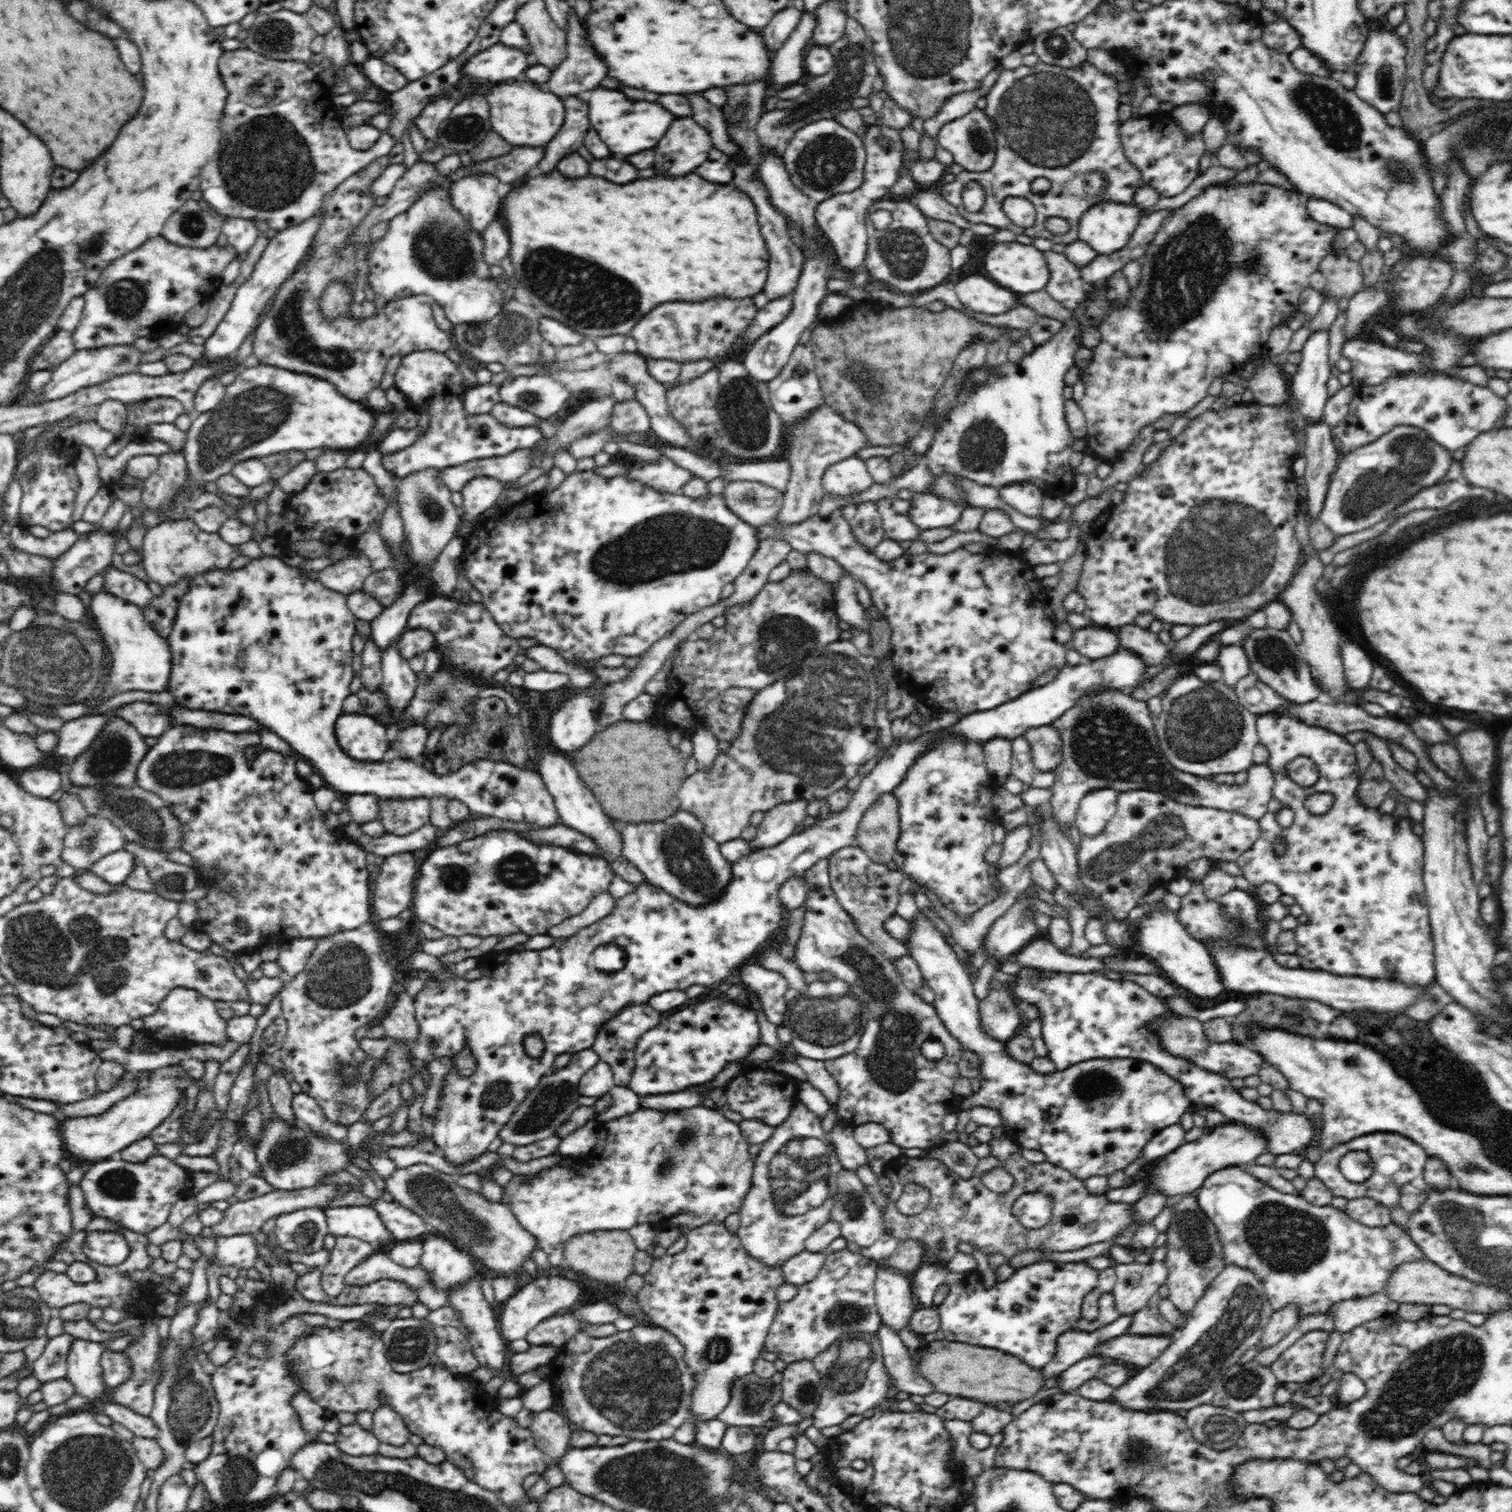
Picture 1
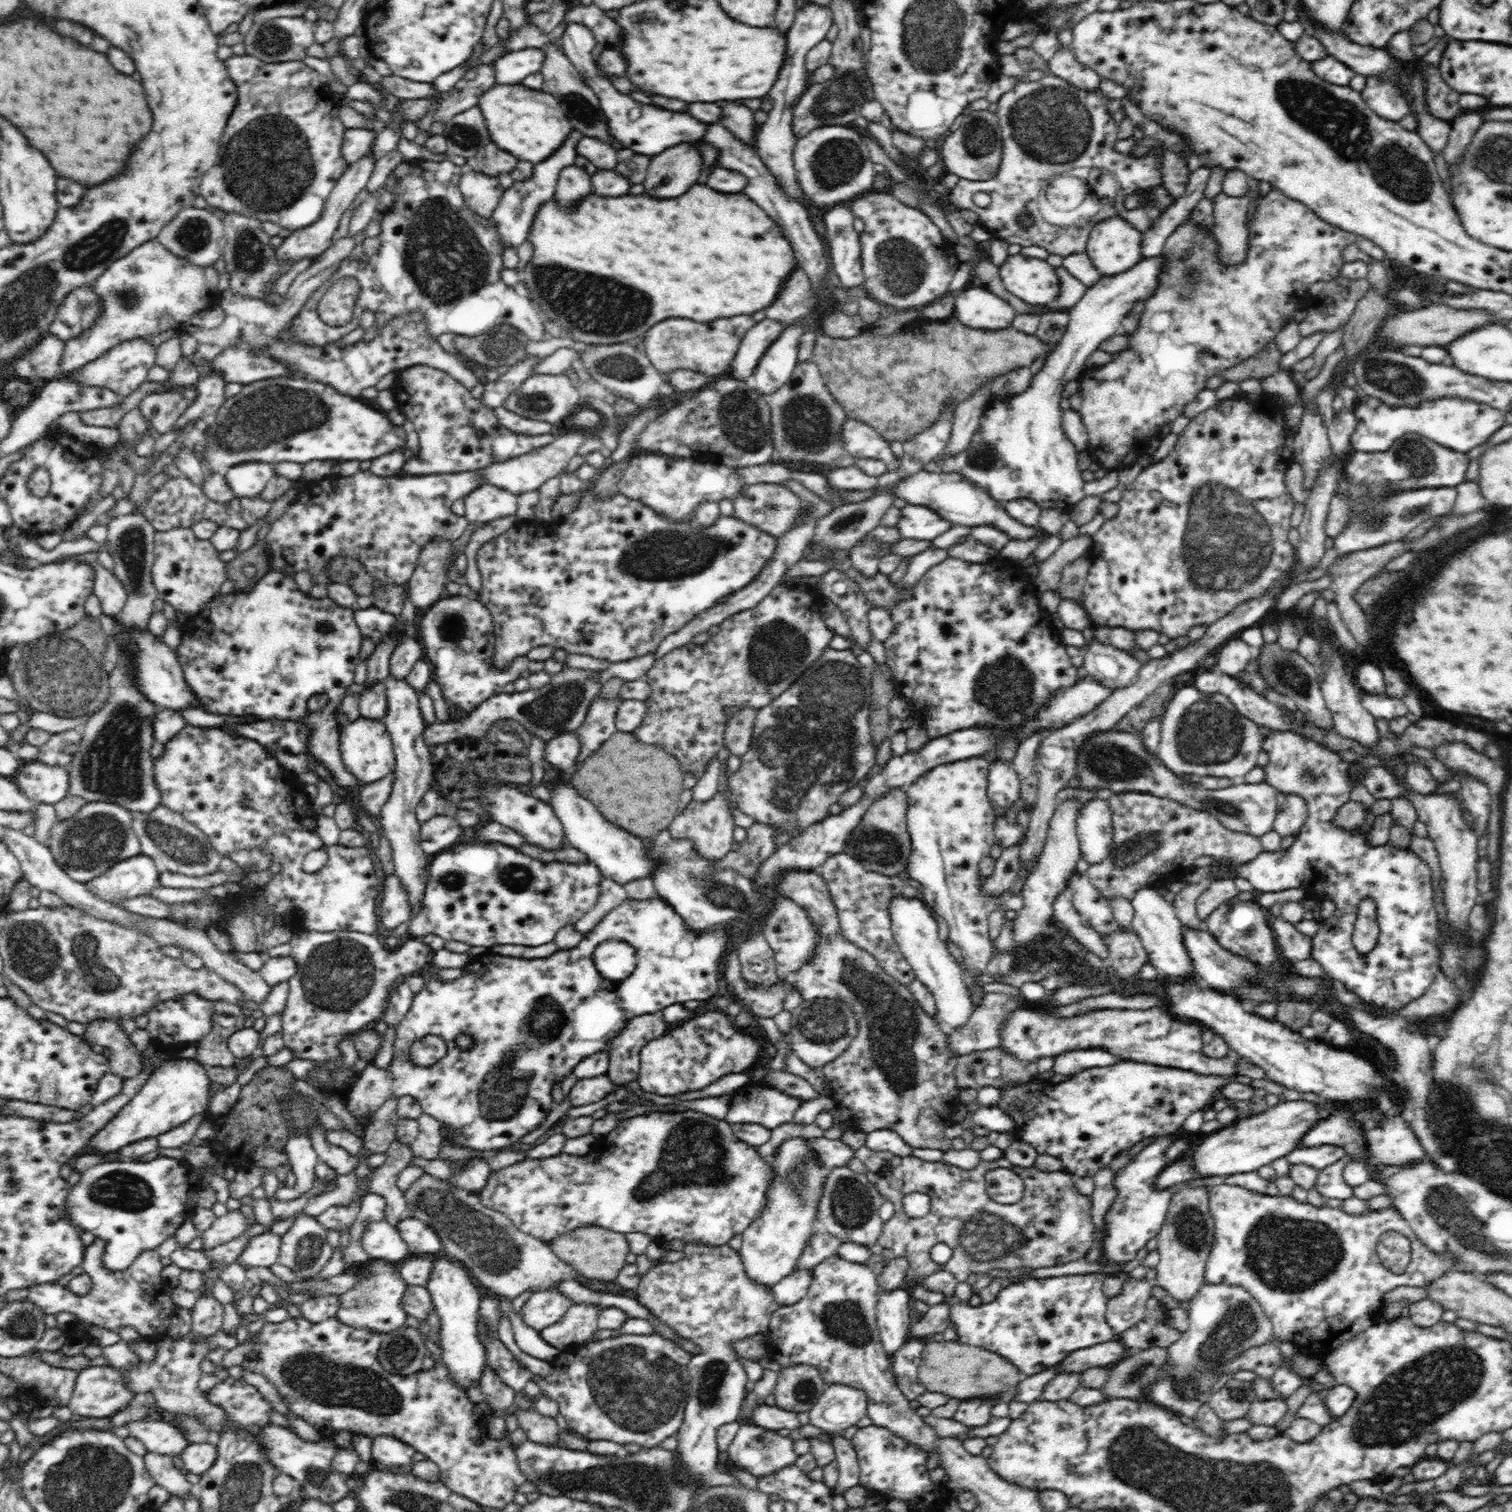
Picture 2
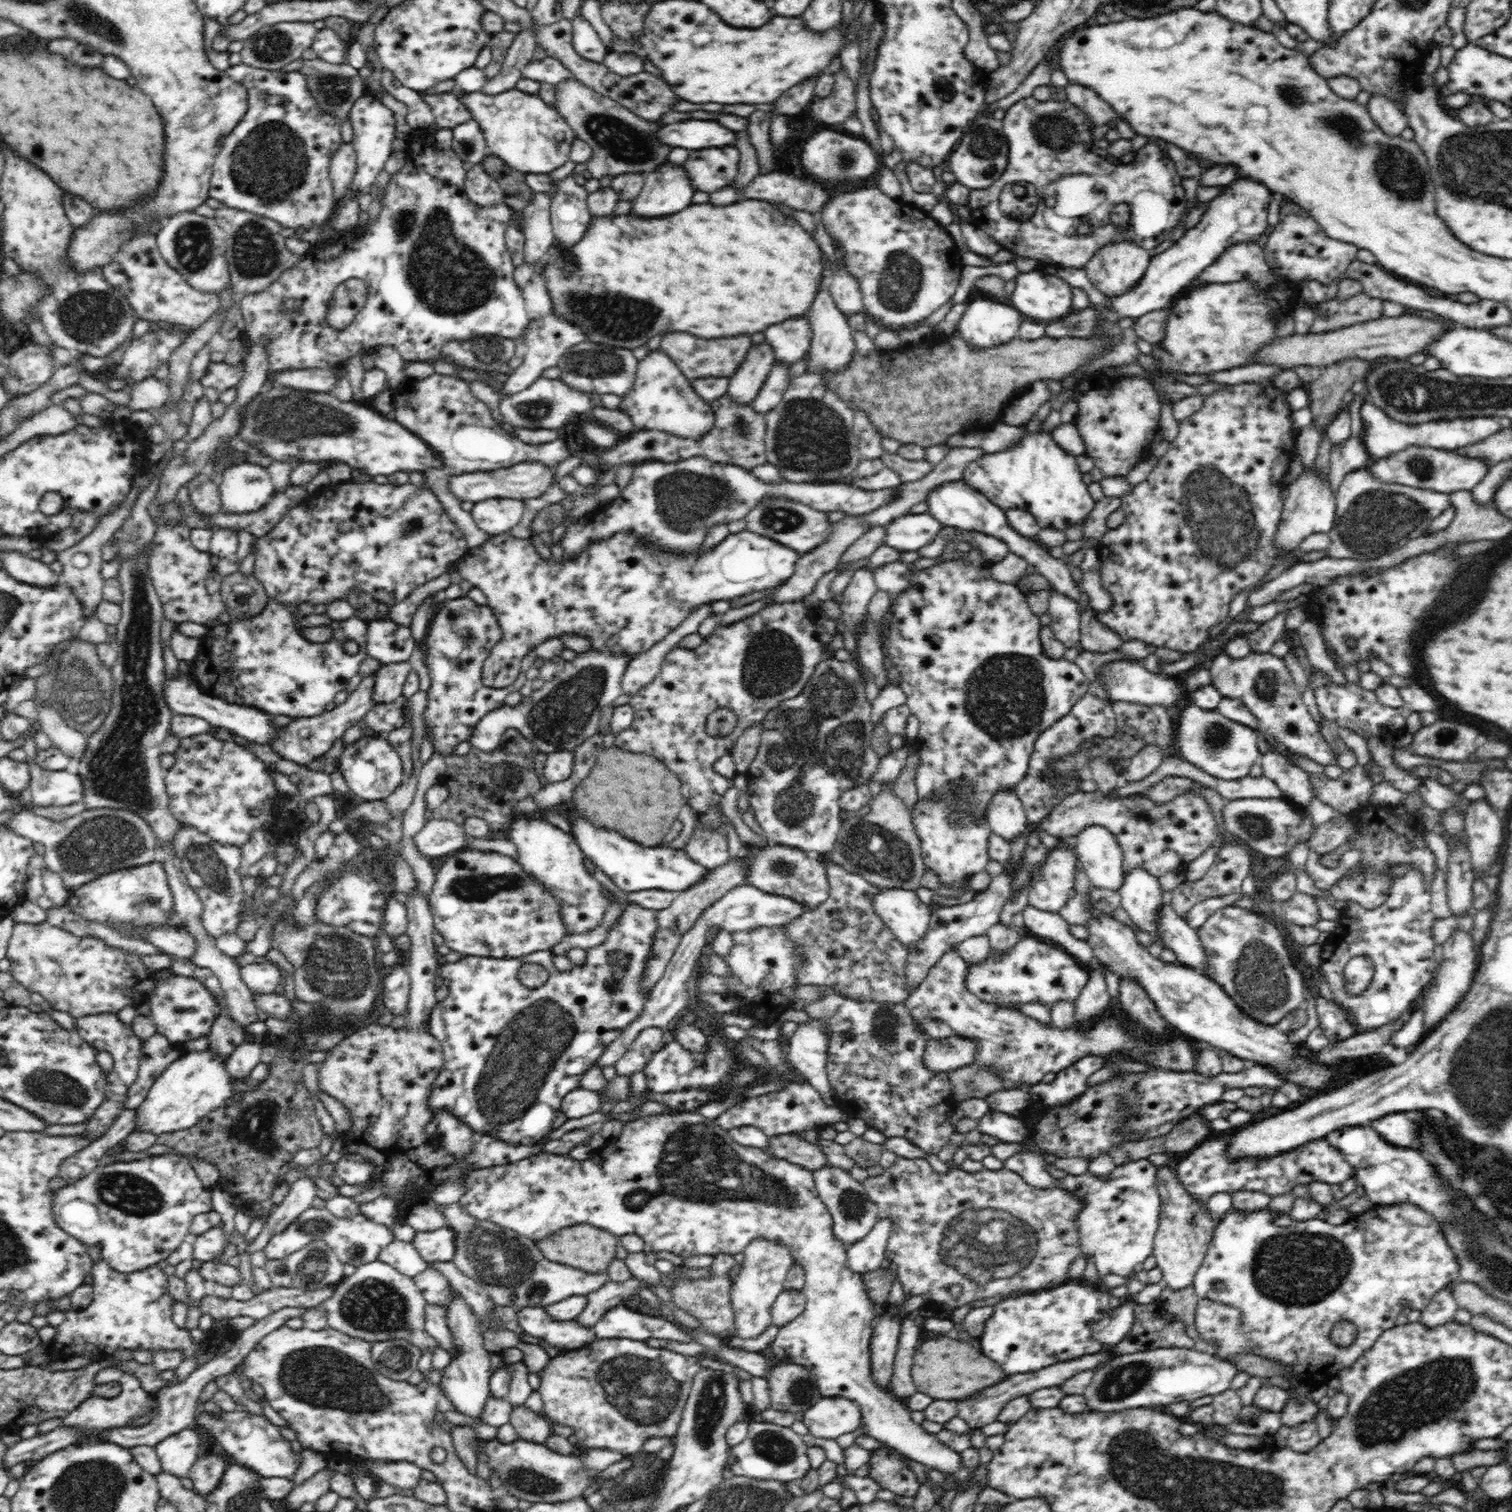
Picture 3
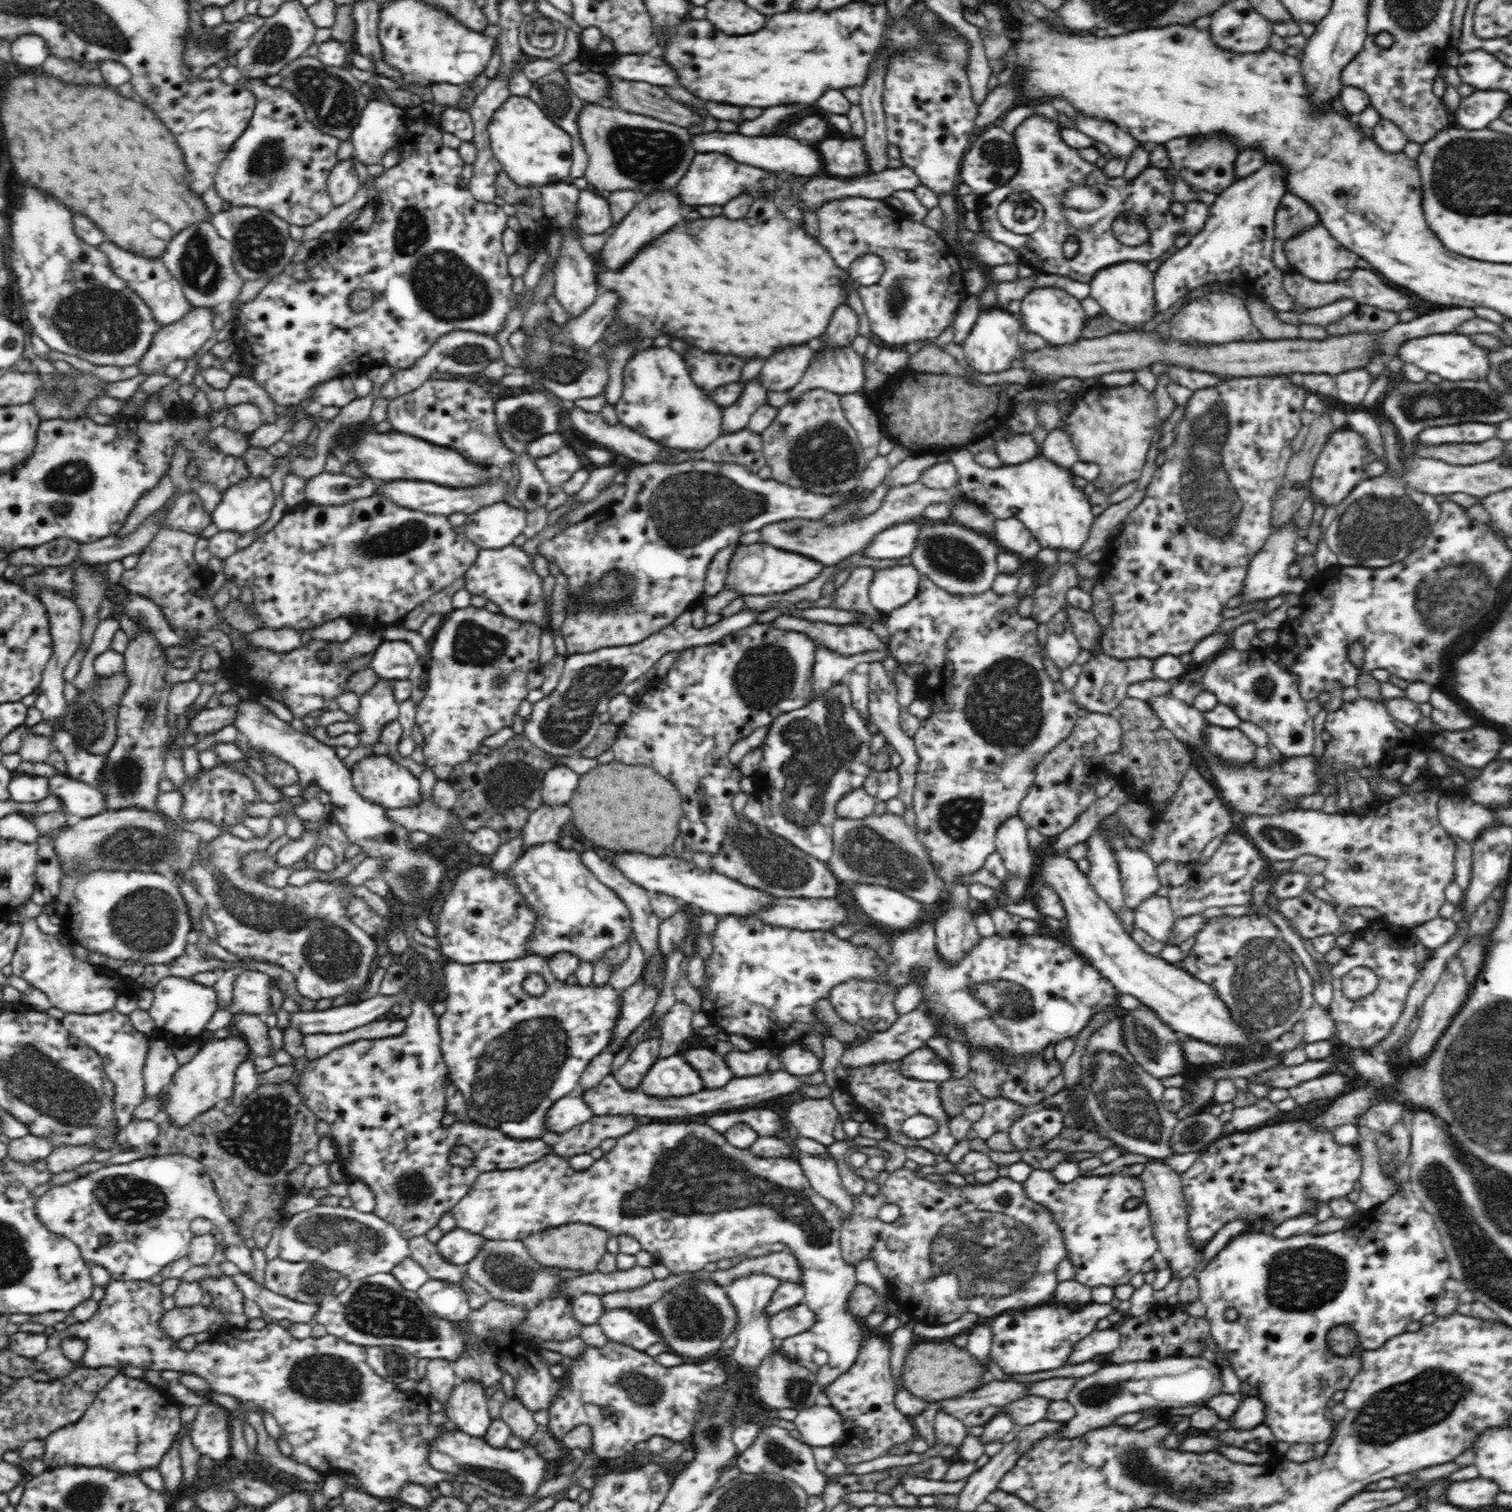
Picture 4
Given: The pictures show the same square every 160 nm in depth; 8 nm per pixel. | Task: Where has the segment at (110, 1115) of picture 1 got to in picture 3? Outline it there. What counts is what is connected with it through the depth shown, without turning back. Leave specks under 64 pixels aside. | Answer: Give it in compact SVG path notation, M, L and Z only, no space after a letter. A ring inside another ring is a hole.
M205 1049L190 1051L172 1062L156 1078L144 1102L136 1109L136 1124L133 1130L157 1135L176 1132L198 1124L200 1119L216 1108L225 1107L225 1100L237 1090L230 1079L231 1074L224 1067L225 1061L212 1049Z

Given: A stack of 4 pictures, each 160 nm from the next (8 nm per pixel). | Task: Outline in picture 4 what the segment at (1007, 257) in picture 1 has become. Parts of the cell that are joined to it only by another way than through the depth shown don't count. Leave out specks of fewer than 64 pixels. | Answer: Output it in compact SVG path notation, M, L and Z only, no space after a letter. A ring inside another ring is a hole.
M1042 286L1031 288L1030 292L1021 300L1021 313L1019 317L1023 322L1024 331L1033 332L1041 336L1047 345L1064 346L1078 343L1082 338L1082 328L1086 322L1087 314L1080 301L1063 288L1055 286Z

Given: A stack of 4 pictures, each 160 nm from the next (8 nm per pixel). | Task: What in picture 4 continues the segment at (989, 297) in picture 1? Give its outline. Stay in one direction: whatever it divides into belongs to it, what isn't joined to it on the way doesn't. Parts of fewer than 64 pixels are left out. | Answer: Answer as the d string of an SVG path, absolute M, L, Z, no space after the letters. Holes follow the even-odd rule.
M999 307L981 308L975 325L963 343L968 366L978 374L997 374L1012 369L1021 354L1019 340L1023 333L1023 322L1018 315Z

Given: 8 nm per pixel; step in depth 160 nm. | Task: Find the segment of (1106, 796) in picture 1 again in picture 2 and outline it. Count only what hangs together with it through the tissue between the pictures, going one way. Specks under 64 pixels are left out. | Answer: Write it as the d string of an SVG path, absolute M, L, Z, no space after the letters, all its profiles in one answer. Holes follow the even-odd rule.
M1106 797L1081 804L1077 819L1079 848L1089 866L1107 860L1113 845L1112 813Z

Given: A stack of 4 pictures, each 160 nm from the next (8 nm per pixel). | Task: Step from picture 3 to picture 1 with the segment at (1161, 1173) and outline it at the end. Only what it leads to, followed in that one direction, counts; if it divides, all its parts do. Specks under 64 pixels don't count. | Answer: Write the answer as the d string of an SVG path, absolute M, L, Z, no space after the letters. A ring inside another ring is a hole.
M1186 1194L1173 1200L1175 1211L1166 1228L1168 1251L1163 1259L1167 1266L1165 1284L1169 1289L1169 1300L1176 1305L1181 1314L1189 1317L1198 1300L1207 1291L1208 1285L1225 1269L1222 1245L1218 1231L1200 1205L1196 1203L1196 1195Z

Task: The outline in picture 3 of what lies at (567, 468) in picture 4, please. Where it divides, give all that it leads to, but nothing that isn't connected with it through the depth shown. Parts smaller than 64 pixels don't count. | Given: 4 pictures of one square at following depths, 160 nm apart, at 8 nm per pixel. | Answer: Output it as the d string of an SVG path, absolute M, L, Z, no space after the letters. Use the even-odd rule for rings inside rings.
M435 373L420 381L406 378L392 392L396 422L436 451L449 475L494 471L524 461L557 467L571 456L560 439L546 444L526 444L513 433L504 431L488 406L469 391L469 384L456 377Z

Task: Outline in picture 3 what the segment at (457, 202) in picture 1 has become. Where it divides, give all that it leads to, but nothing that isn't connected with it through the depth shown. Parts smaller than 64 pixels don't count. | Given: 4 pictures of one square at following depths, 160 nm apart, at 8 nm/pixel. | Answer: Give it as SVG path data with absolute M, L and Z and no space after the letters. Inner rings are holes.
M482 163L467 171L465 191L467 197L481 207L499 205L507 200L503 188L486 172Z

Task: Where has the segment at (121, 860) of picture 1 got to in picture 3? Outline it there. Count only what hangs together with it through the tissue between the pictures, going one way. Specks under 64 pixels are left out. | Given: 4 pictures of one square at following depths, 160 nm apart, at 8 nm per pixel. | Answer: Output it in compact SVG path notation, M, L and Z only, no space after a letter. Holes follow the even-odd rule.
M157 857L150 865L146 864L140 867L105 873L91 880L88 884L71 890L66 906L74 914L78 914L78 916L90 922L106 924L126 938L141 939L140 935L130 935L128 926L131 926L131 928L146 926L146 924L171 926L175 923L168 915L175 904L167 878L161 858Z

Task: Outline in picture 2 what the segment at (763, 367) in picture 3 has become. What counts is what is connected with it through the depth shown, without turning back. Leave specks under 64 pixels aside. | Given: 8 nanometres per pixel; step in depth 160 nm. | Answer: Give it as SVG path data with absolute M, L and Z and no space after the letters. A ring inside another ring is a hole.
M769 318L755 323L752 328L748 328L740 349L734 361L731 362L732 372L729 375L738 381L751 382L755 369L765 351L778 339L784 329L783 324Z

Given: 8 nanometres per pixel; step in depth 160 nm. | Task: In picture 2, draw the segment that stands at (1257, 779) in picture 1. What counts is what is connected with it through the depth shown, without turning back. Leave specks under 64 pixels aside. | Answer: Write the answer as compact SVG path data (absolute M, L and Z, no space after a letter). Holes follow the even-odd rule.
M1104 730L1086 738L1072 755L1076 756L1076 777L1079 778L1078 789L1108 790L1109 793L1136 791L1168 798L1188 807L1209 812L1215 816L1226 829L1238 833L1262 837L1273 830L1276 821L1276 806L1281 798L1277 790L1266 781L1248 784L1237 781L1228 788L1202 788L1197 783L1191 784L1166 767L1158 764L1158 755L1151 755L1145 750L1140 732L1125 730ZM1072 796L1070 800L1059 802L1054 810L1042 856L1037 860L1035 870L1028 876L1024 889L1021 891L1024 907L1016 911L1017 917L1012 920L1014 946L1022 946L1034 940L1038 934L1043 934L1045 924L1053 916L1054 902L1061 893L1068 892L1068 882L1070 877L1077 872L1077 862L1081 858L1077 836L1077 819L1081 804L1080 800Z

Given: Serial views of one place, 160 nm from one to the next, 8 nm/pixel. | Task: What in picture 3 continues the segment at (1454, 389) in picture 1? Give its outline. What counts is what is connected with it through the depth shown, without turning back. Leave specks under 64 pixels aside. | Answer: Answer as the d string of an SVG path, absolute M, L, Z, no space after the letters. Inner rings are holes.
M1364 402L1360 408L1360 415L1364 427L1363 445L1366 447L1370 458L1373 460L1384 458L1395 452L1404 450L1408 446L1428 446L1442 450L1453 451L1457 448L1467 447L1469 444L1478 443L1487 439L1501 429L1499 418L1477 417L1477 418L1456 418L1453 420L1432 420L1418 424L1417 426L1406 425L1390 418L1378 406Z

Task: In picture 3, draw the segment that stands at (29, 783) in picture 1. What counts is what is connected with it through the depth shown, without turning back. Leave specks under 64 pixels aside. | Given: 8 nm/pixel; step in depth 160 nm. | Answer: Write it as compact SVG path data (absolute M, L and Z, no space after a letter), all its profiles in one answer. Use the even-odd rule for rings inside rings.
M32 731L23 744L30 769L31 802L40 806L68 806L82 801L82 779L67 771L50 771L40 768L35 761L37 751L34 743L36 731Z

